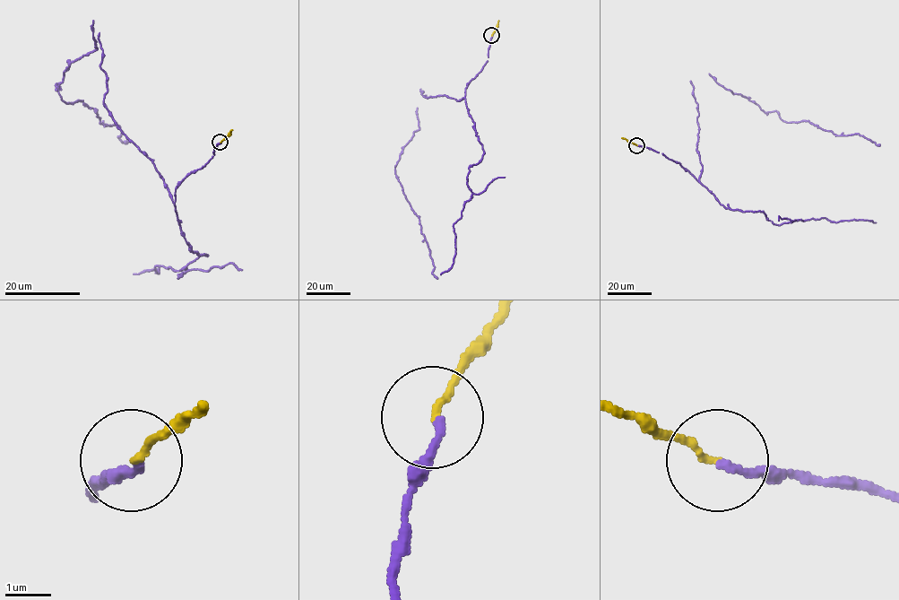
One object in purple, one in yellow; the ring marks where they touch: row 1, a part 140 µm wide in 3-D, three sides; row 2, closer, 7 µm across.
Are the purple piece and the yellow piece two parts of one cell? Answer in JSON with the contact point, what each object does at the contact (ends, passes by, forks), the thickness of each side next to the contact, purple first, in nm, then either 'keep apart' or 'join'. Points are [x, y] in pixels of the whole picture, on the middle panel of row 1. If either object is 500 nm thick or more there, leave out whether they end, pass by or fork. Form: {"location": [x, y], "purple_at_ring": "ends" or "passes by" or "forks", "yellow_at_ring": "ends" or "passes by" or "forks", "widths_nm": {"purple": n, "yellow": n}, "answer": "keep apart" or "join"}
{"location": [491, 35], "purple_at_ring": "ends", "yellow_at_ring": "ends", "widths_nm": {"purple": 160, "yellow": 130}, "answer": "join"}

